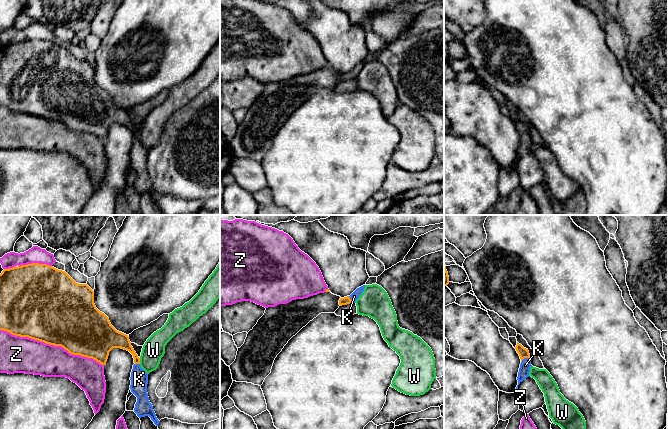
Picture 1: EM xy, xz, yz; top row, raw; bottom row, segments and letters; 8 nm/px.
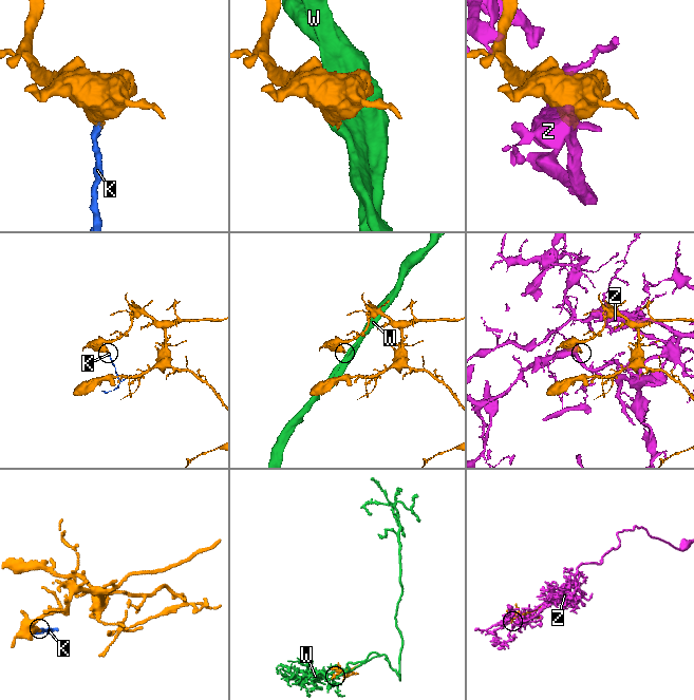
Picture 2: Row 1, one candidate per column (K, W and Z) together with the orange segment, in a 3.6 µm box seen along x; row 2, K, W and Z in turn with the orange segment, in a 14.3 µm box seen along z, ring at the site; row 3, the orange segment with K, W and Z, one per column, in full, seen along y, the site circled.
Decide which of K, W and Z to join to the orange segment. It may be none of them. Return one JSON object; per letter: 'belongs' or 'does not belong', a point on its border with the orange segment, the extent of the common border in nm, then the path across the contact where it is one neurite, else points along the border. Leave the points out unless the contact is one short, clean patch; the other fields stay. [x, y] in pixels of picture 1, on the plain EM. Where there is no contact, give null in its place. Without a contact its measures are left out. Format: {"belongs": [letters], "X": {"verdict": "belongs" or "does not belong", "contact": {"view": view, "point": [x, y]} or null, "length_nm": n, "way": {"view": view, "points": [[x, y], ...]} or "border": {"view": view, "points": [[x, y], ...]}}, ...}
{"belongs": ["K"], "K": {"verdict": "belongs", "contact": {"view": "yz", "point": [524, 133]}, "length_nm": 80, "way": {"view": "yz", "points": [[523, 128], [524, 133], [525, 141]]}}, "W": {"verdict": "does not belong", "contact": {"view": "xy", "point": [139, 137]}, "length_nm": 50, "border": {"view": "xy", "points": [[139, 134], [140, 139]]}}, "Z": {"verdict": "does not belong", "contact": {"view": "xy", "point": [52, 120]}, "length_nm": 900}}

